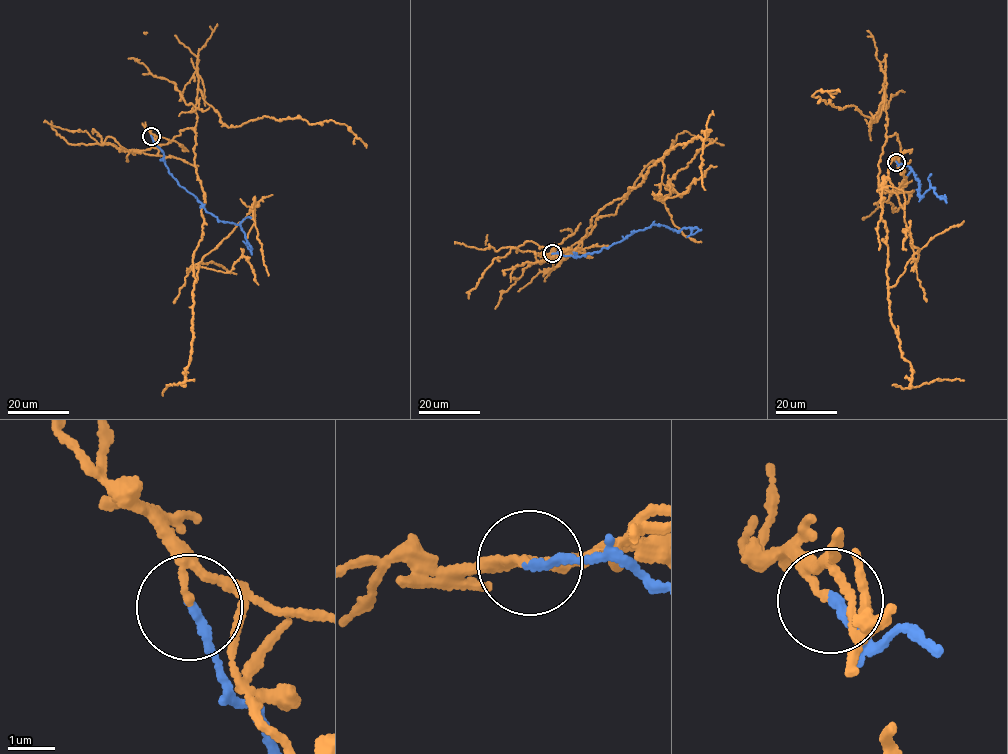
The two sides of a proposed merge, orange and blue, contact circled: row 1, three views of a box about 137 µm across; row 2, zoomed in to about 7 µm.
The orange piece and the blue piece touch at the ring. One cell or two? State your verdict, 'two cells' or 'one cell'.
two cells

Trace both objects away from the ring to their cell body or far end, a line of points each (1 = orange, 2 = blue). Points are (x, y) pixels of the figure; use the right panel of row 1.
1: (895, 162), (895, 134), (878, 175), (892, 287), (914, 253), (904, 210), (885, 184), (879, 250)
2: (895, 162), (909, 167), (919, 182), (921, 198), (931, 187), (945, 203)

